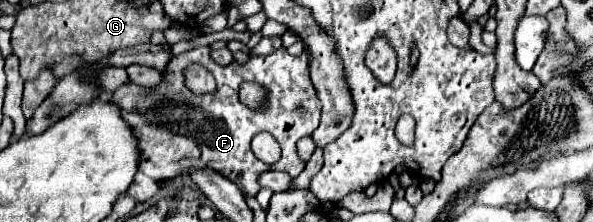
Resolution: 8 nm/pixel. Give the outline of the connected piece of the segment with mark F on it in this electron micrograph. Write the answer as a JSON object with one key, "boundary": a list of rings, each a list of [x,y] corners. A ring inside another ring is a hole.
{"boundary":[[[198,46],[174,56],[172,62],[168,62],[158,88],[144,88],[126,82],[112,94],[112,102],[122,110],[124,122],[134,130],[140,144],[138,172],[130,184],[130,190],[126,190],[126,194],[138,202],[150,200],[164,180],[174,180],[192,168],[210,168],[220,172],[226,178],[232,178],[244,196],[256,196],[260,192],[258,174],[266,170],[282,170],[294,174],[296,178],[304,170],[306,162],[300,160],[296,142],[302,136],[310,136],[320,124],[320,100],[310,82],[308,56],[290,56],[286,48],[280,48],[270,56],[250,56],[244,66],[238,62],[220,66],[212,62],[208,46]],[[194,62],[206,66],[218,82],[218,90],[212,98],[210,94],[194,96],[184,86],[182,70]],[[246,80],[254,80],[268,88],[270,102],[264,112],[252,112],[238,100],[238,88]],[[258,132],[270,132],[276,140],[280,140],[280,162],[264,164],[254,156],[250,142]]]}

